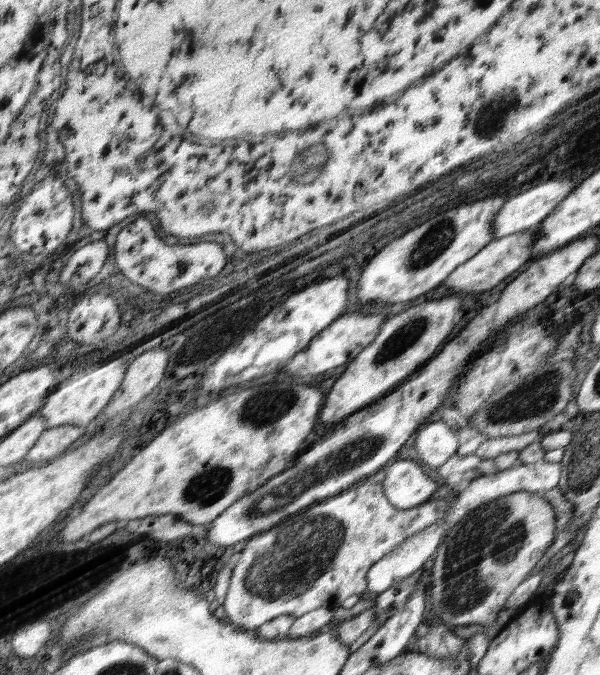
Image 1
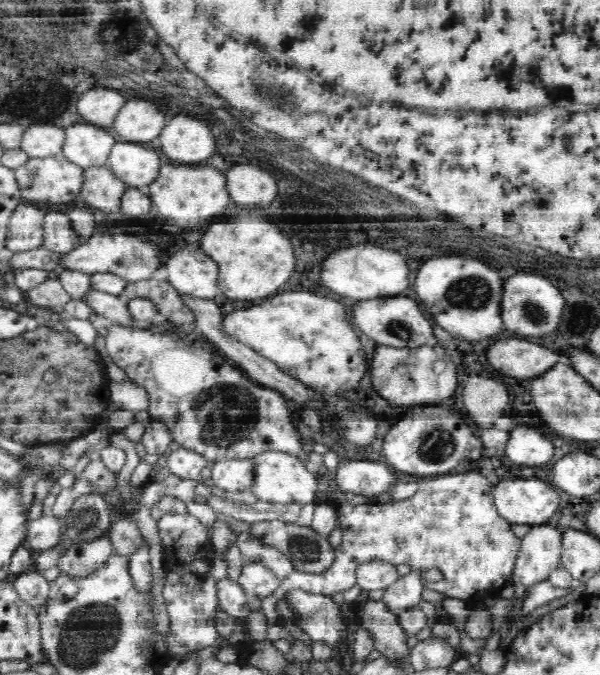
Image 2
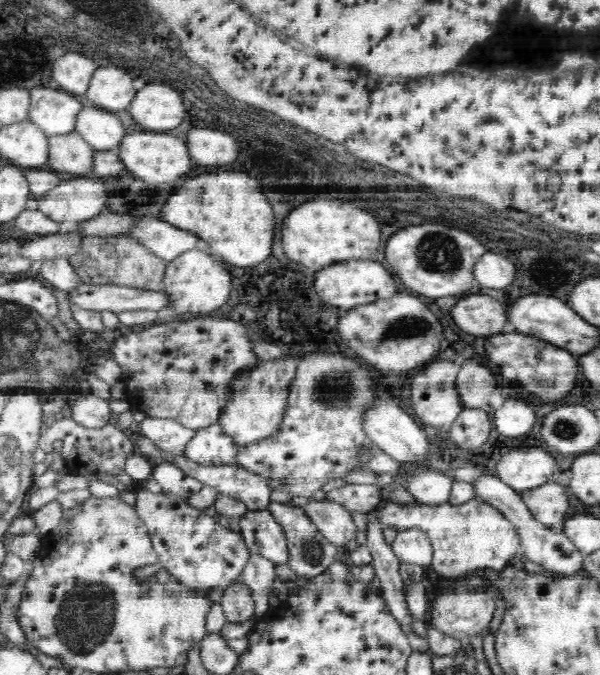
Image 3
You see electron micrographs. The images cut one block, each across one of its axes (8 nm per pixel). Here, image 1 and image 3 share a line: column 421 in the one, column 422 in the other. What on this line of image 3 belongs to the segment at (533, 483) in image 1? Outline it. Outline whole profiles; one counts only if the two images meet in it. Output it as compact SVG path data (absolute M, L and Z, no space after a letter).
M412 529L398 533L391 547L399 563L418 565L424 570L432 565L432 545L424 531Z

